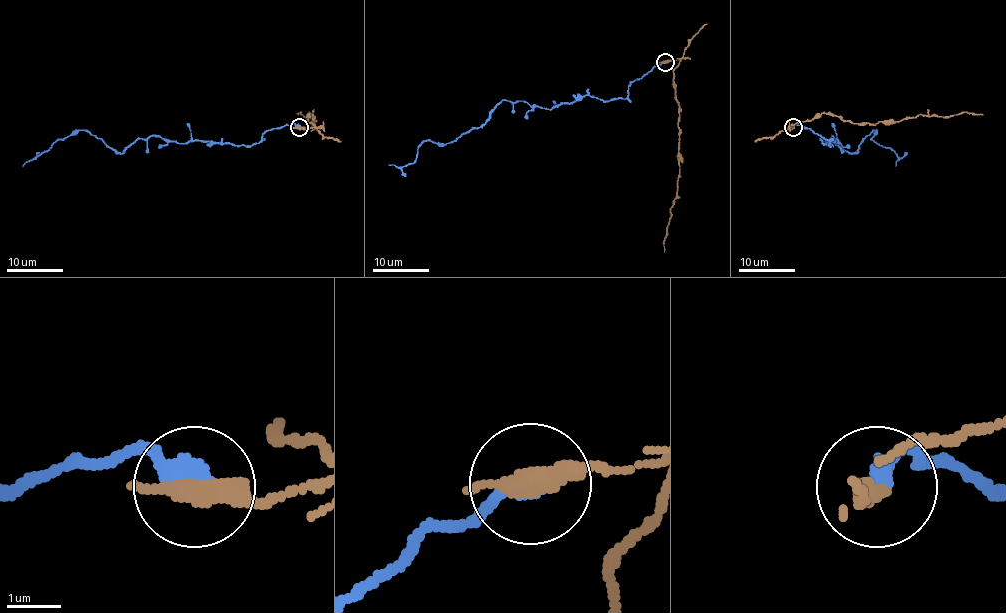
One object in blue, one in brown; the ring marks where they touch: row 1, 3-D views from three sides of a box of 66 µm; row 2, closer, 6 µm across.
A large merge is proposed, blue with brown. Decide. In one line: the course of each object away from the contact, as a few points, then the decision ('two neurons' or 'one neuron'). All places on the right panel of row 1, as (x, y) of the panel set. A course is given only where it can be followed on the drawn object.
blue via (793, 127), (854, 152), (874, 130), (895, 167) | brown via (793, 127), (823, 113), (853, 123), (877, 124), (925, 114), (983, 114) | two neurons

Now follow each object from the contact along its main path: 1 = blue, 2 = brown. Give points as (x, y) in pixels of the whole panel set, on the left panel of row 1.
1: (298, 127), (286, 124), (267, 130), (259, 142), (235, 145), (157, 135), (118, 152), (80, 130), (22, 167)
2: (298, 127), (314, 125), (308, 123), (310, 113), (313, 124), (311, 114), (304, 117), (300, 111), (298, 114)

